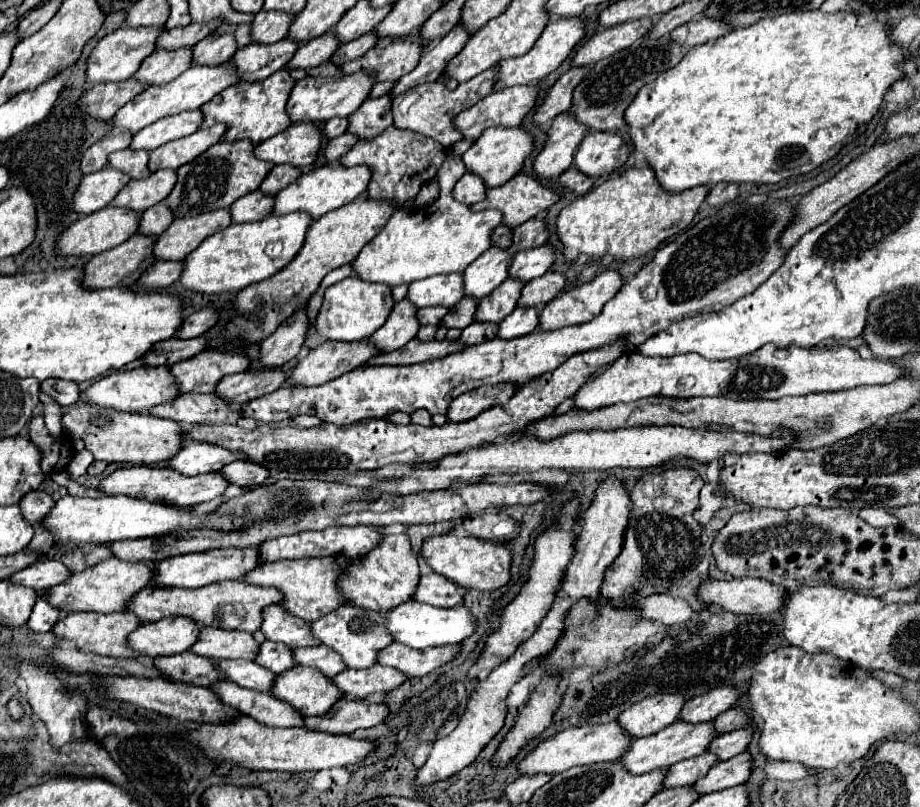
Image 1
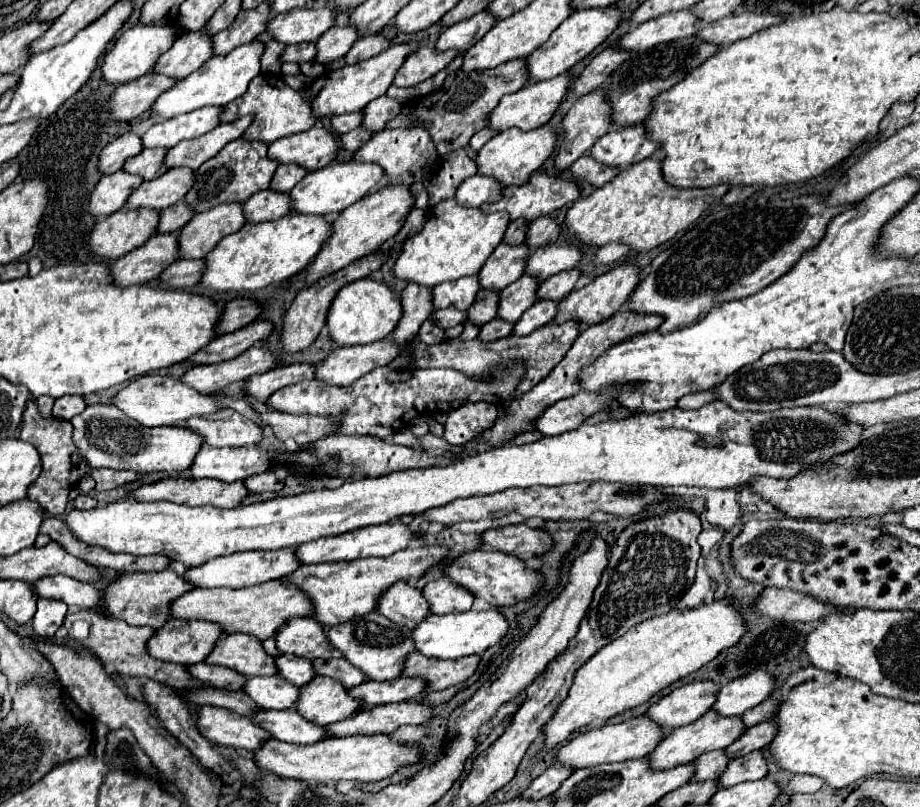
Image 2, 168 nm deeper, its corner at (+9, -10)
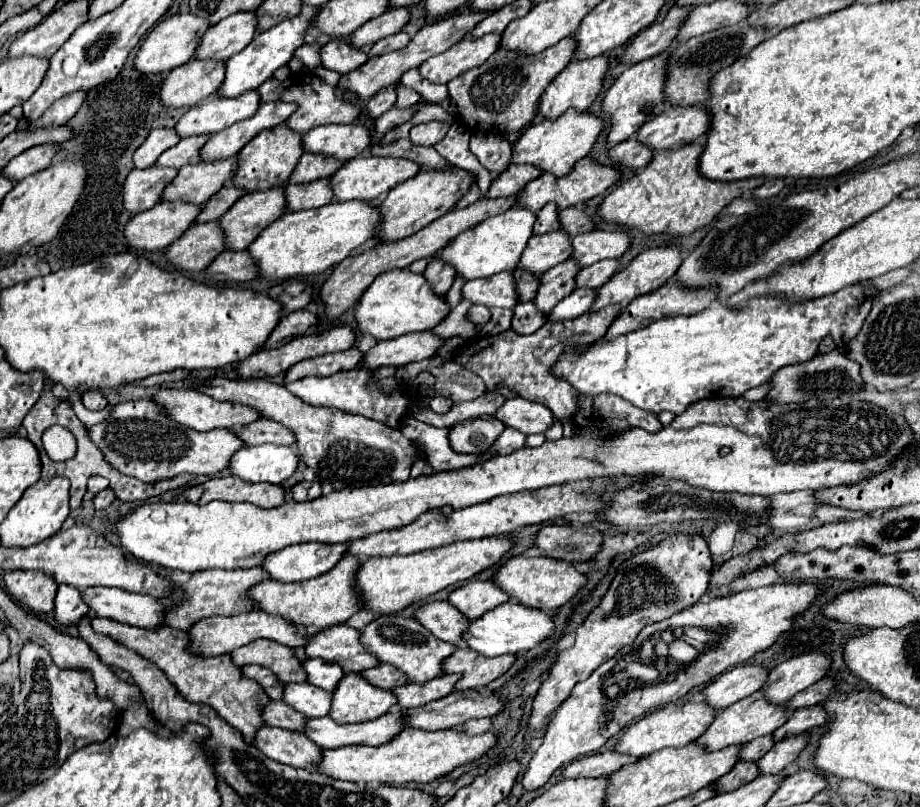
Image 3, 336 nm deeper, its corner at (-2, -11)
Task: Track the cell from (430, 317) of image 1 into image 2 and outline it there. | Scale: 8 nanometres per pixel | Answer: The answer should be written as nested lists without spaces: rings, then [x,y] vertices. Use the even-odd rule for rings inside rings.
[[[439,309],[439,311],[433,311],[431,315],[435,319],[435,323],[443,329],[449,329],[449,327],[455,327],[455,325],[461,325],[467,321],[467,311],[455,311],[455,309]]]

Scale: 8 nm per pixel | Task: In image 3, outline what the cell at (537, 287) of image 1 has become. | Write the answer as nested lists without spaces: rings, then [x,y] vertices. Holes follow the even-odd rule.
[[[602,260],[596,262],[592,266],[582,268],[576,274],[576,288],[600,288],[602,284],[606,284],[606,280],[610,280],[610,276],[616,272],[618,268],[618,260]]]

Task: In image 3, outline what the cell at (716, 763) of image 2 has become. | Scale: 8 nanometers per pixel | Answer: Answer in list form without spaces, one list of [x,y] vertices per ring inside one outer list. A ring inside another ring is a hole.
[[[768,734],[768,736],[762,736],[762,738],[758,738],[758,740],[752,740],[752,742],[748,742],[748,744],[744,744],[744,746],[740,748],[740,752],[738,752],[738,762],[756,762],[756,760],[760,760],[772,746],[774,746],[774,742],[772,742],[772,736],[770,736],[770,734]]]

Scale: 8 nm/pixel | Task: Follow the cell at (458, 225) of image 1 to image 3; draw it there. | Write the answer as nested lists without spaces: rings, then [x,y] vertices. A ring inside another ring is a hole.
[[[510,208],[502,214],[490,216],[484,222],[460,232],[456,238],[448,242],[448,246],[440,248],[432,258],[450,264],[458,276],[464,280],[474,278],[488,278],[492,274],[498,274],[502,270],[514,270],[518,264],[518,256],[522,254],[528,238],[532,236],[532,224],[536,220],[536,214],[524,210],[524,208]]]

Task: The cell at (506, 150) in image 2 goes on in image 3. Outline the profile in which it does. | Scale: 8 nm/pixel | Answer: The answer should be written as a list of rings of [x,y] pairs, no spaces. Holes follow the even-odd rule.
[[[574,110],[566,112],[556,122],[550,120],[536,122],[518,138],[518,142],[512,144],[512,164],[532,164],[542,172],[564,176],[580,158],[584,158],[590,152],[600,130],[602,130],[602,120],[598,120],[592,114],[574,112]]]

